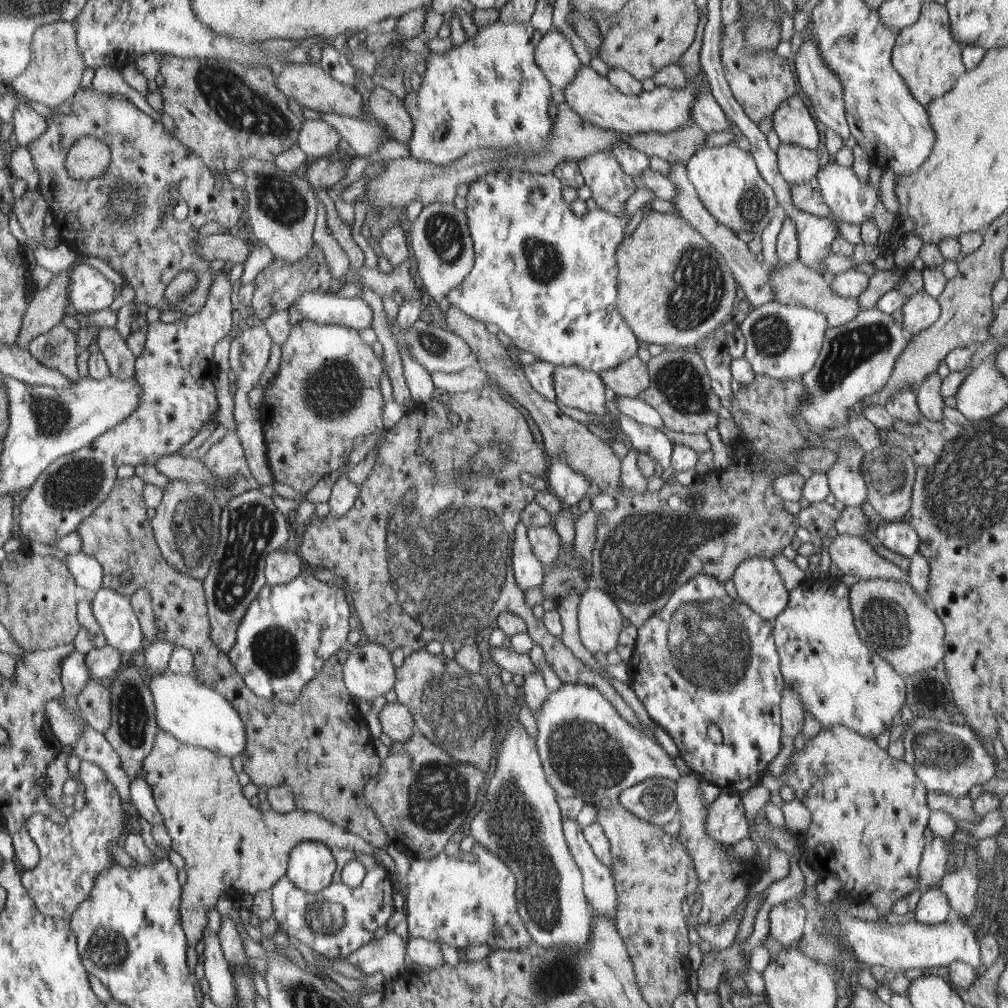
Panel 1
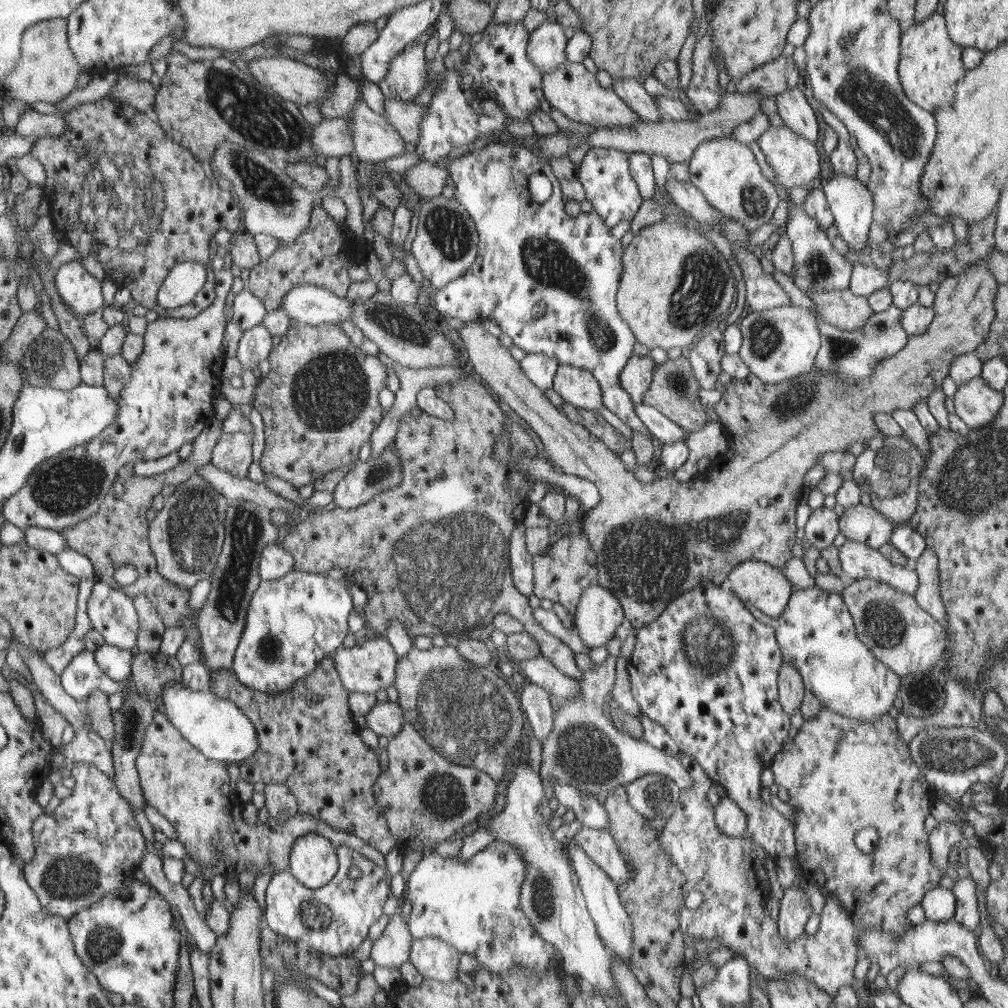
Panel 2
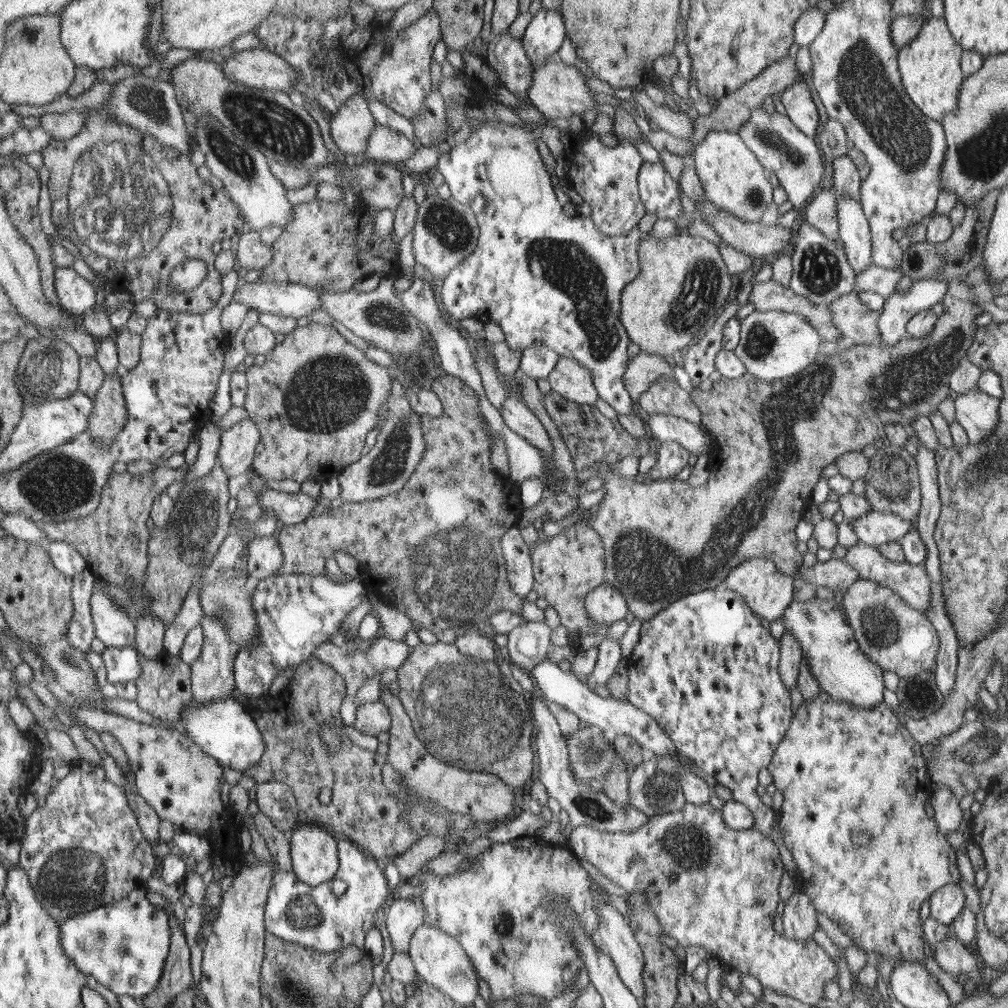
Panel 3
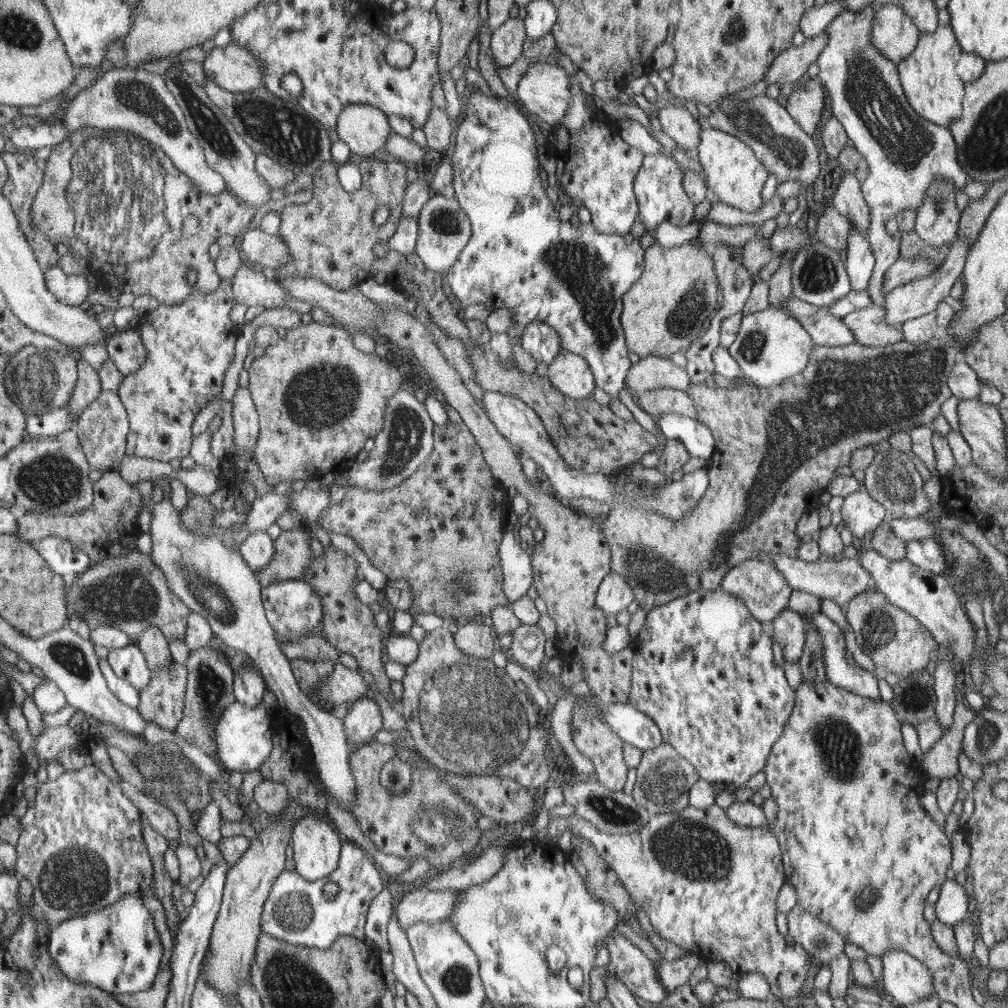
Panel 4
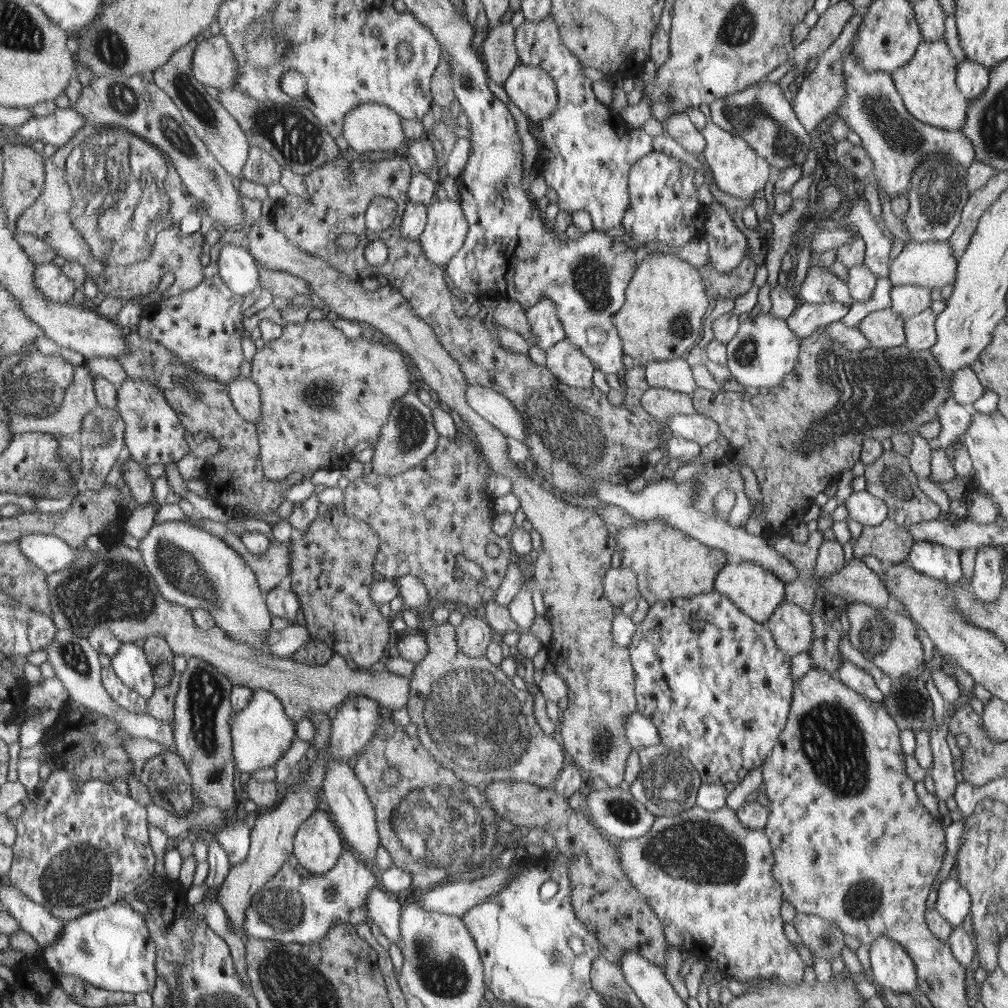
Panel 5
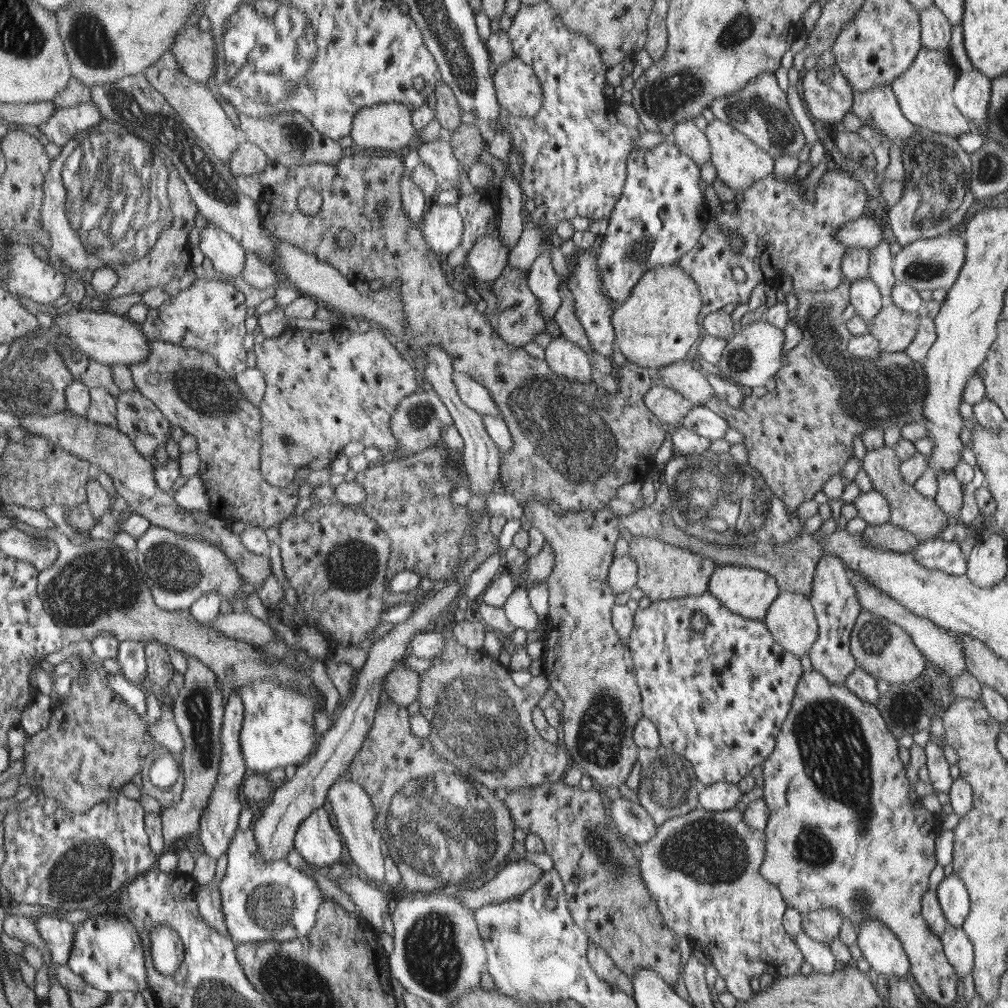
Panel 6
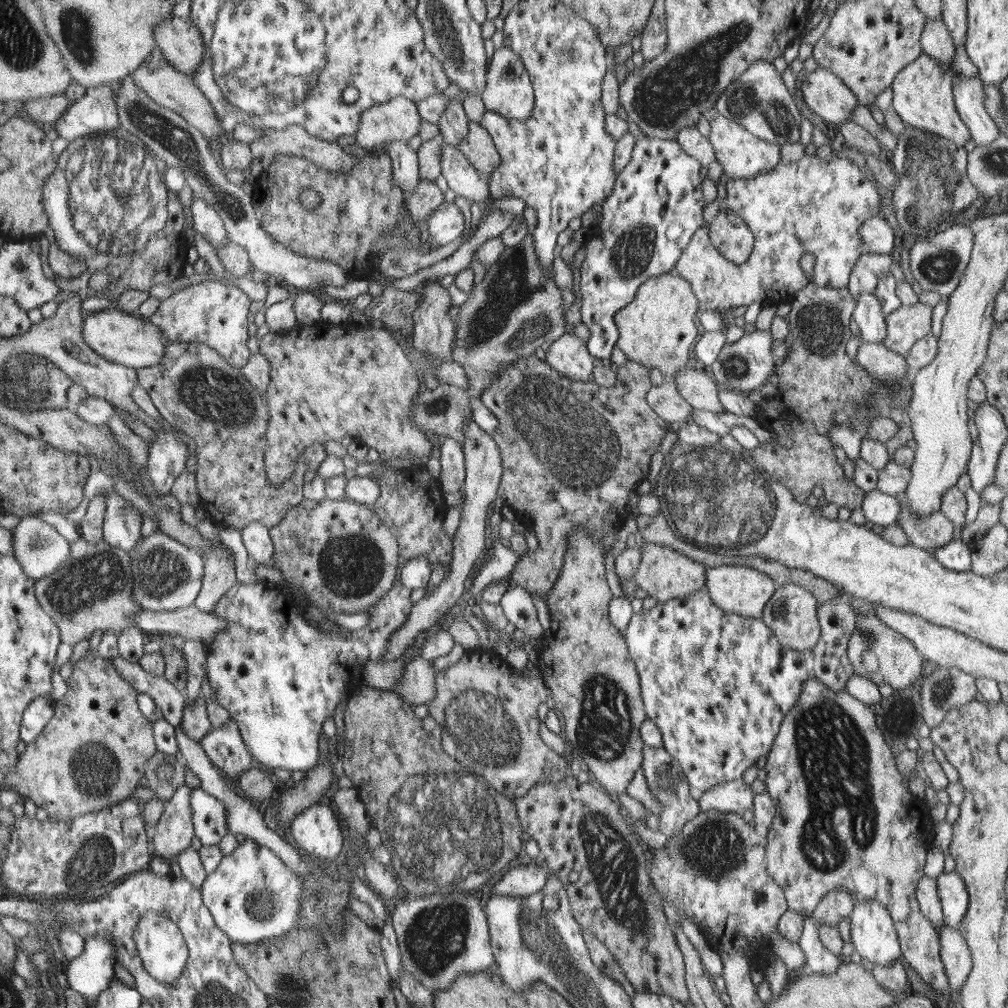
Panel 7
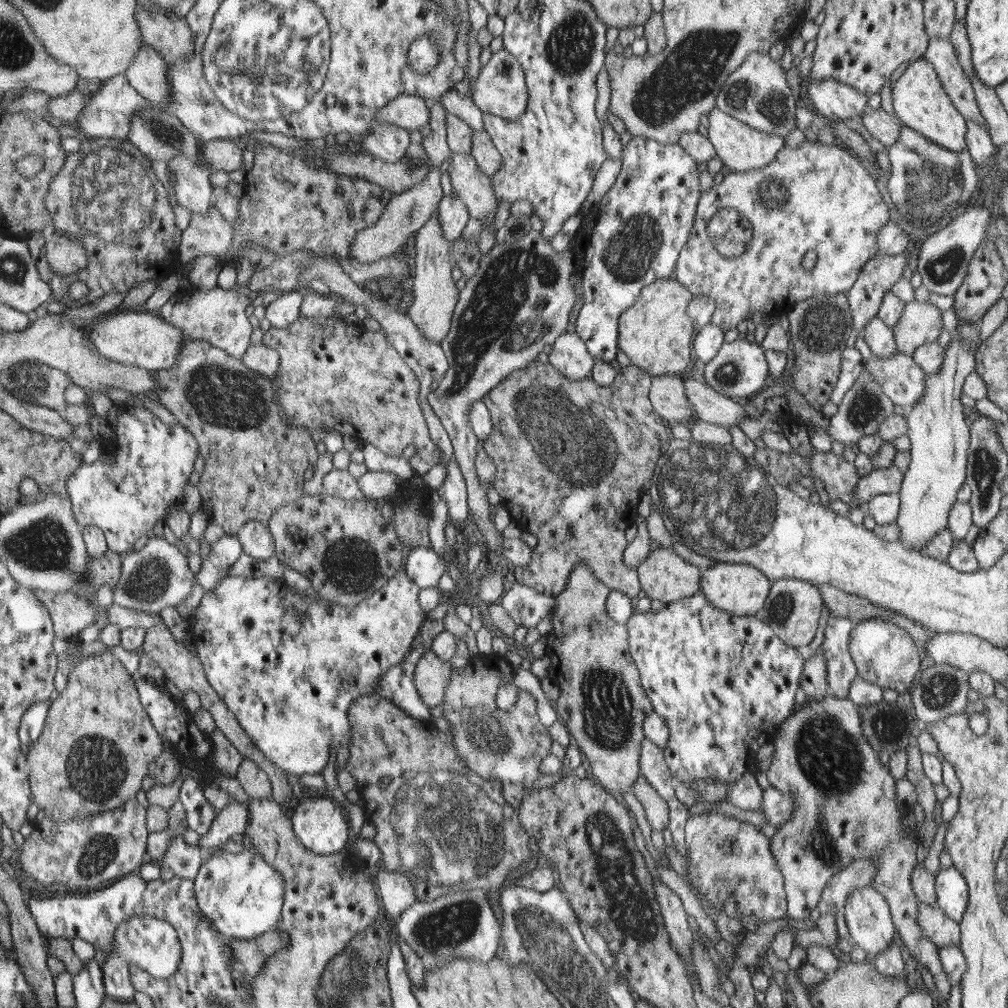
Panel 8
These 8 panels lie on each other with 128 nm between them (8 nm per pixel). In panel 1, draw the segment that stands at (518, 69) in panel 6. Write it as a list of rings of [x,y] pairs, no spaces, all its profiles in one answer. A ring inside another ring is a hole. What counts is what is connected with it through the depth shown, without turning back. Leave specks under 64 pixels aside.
[[[582,65],[572,82],[557,94],[560,101],[581,116],[583,122],[631,135],[648,131],[669,133],[682,125],[694,124],[694,120],[690,118],[690,107],[696,101],[698,93],[712,93],[708,76],[702,68],[695,79],[687,80],[684,88],[657,87],[656,90],[643,90],[640,96],[634,96],[622,93],[608,77],[600,75],[592,67]]]

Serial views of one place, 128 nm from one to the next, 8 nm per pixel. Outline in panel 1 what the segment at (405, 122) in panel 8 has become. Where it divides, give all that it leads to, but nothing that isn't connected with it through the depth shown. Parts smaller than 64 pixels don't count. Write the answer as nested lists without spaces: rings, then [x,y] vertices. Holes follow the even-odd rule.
[[[306,119],[297,144],[310,159],[319,159],[337,153],[341,137],[341,133],[326,121]]]

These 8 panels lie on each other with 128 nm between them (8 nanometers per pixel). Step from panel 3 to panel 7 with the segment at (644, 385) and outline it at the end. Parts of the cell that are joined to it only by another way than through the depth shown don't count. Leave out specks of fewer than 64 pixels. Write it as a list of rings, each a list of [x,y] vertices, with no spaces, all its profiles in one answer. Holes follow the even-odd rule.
[[[692,366],[678,370],[673,378],[677,382],[681,396],[693,405],[697,412],[726,412],[718,398],[719,386],[708,371],[699,371]]]

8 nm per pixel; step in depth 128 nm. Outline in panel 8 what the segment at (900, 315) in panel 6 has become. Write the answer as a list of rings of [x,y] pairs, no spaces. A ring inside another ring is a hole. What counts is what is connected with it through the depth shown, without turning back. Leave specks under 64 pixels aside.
[[[930,301],[905,303],[898,324],[892,328],[899,352],[912,355],[922,344],[936,344],[942,334],[942,311]]]

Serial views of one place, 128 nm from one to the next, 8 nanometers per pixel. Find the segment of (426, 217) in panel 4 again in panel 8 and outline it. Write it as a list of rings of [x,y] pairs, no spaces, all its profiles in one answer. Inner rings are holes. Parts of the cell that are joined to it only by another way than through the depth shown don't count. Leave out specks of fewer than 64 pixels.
[[[446,196],[440,200],[437,213],[442,235],[451,242],[460,238],[470,220],[465,202],[458,197]]]

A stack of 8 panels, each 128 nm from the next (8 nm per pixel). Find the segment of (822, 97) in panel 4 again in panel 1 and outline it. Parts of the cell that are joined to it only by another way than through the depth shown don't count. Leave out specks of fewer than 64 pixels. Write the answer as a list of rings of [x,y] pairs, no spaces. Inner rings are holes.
[[[794,94],[774,111],[773,126],[780,142],[816,150],[820,132],[802,98]]]

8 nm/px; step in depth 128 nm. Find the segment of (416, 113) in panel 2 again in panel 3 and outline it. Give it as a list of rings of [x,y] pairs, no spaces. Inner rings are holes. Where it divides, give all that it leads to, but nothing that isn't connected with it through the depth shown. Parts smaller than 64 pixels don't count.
[[[440,92],[433,94],[425,101],[425,106],[416,118],[410,118],[414,136],[420,140],[422,146],[432,146],[434,140],[446,138],[446,100]]]

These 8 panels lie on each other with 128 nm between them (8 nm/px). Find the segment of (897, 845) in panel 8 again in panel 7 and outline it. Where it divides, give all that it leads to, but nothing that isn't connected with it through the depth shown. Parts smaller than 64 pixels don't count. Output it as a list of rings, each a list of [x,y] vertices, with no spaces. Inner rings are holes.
[[[808,678],[802,686],[800,698],[790,708],[781,731],[774,739],[765,770],[765,790],[773,797],[778,810],[766,834],[767,872],[784,889],[788,910],[805,918],[812,917],[824,895],[840,887],[854,896],[858,904],[866,900],[880,902],[894,922],[903,960],[926,984],[945,995],[949,982],[939,954],[940,934],[920,911],[915,896],[918,882],[925,876],[923,870],[932,834],[908,816],[912,806],[918,806],[920,812],[924,810],[920,808],[920,802],[912,802],[909,778],[898,770],[890,746],[880,728],[876,728],[870,705],[860,702],[847,691],[832,690],[820,680]]]

